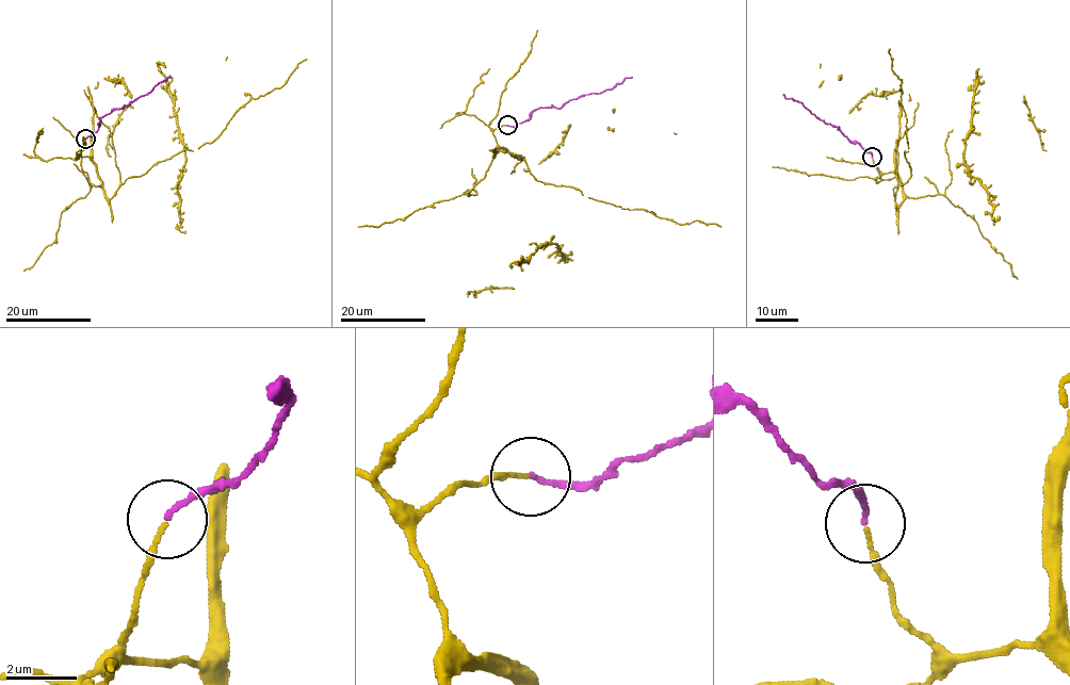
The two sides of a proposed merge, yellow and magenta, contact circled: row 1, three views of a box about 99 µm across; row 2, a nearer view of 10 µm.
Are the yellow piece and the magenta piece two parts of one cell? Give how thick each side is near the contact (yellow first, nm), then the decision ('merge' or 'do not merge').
calibres 130 and 150 nm; do not merge

